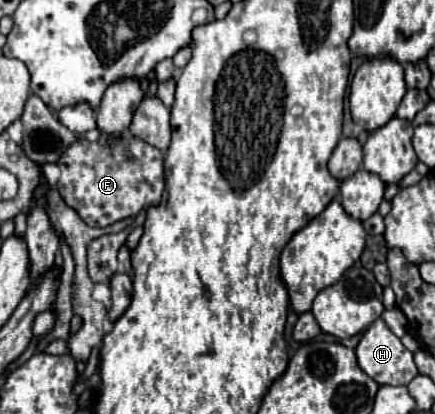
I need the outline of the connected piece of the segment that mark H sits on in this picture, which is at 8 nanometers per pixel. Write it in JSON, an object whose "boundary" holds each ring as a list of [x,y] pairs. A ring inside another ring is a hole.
{"boundary":[[[378,318],[360,338],[358,346],[356,346],[356,356],[358,356],[358,364],[360,368],[378,384],[390,384],[390,386],[408,386],[410,380],[414,376],[418,376],[416,364],[414,364],[414,356],[408,348],[404,348],[404,344],[400,342],[400,338],[396,334],[392,334],[392,330],[386,326],[386,322],[382,318]]]}

